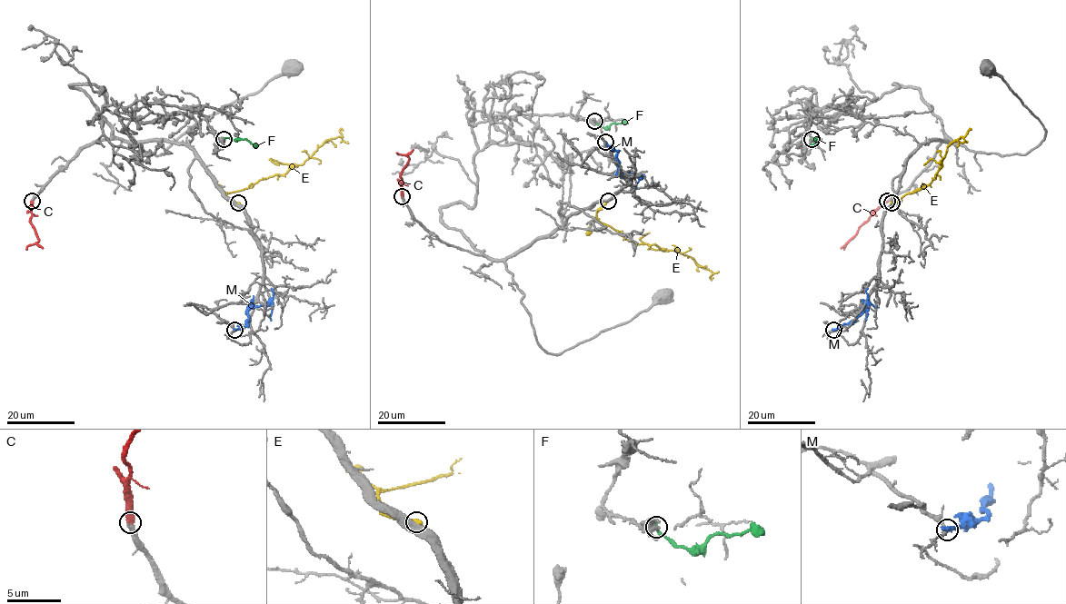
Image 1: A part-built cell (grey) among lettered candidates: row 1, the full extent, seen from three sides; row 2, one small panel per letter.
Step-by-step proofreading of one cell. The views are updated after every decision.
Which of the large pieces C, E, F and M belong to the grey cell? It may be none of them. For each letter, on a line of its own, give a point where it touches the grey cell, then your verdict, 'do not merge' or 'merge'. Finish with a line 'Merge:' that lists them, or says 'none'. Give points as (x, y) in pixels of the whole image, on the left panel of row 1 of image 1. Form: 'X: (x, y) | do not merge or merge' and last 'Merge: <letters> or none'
C: (32, 201) | merge
E: (238, 202) | do not merge
F: (224, 139) | do not merge
M: (234, 330) | do not merge
Merge: C

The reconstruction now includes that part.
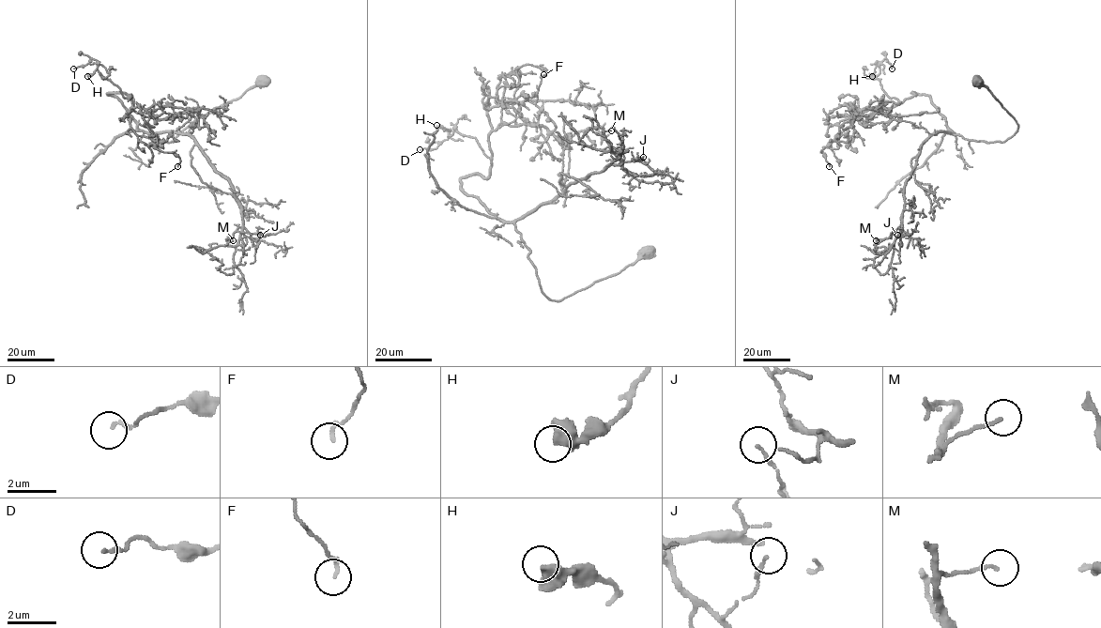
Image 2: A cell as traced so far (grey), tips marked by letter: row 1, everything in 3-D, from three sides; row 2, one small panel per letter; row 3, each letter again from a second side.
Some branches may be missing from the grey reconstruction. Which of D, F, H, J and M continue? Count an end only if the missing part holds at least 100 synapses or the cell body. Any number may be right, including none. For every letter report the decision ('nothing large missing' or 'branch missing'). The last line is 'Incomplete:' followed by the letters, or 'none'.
D: nothing large missing
F: nothing large missing
H: nothing large missing
J: nothing large missing
M: nothing large missing
Incomplete: none

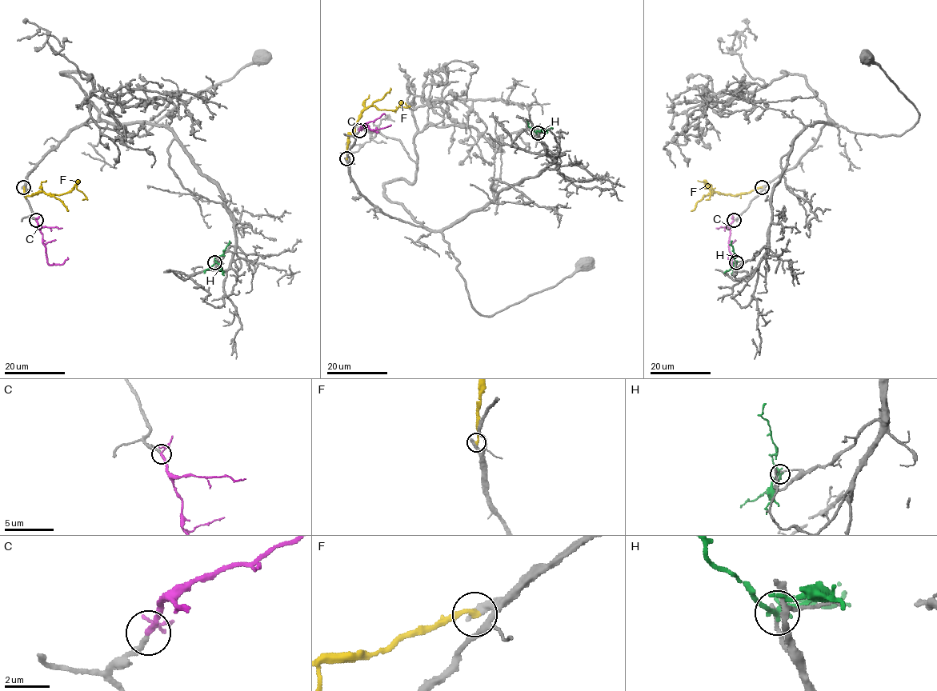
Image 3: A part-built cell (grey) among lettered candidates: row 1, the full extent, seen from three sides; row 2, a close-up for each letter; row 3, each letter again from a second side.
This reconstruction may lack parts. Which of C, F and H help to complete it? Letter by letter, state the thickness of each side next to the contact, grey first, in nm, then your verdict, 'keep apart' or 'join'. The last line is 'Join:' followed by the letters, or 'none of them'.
C: 220 nm thick on the grey side, 160 nm on the other; join
F: 400 nm thick on the grey side, 240 nm on the other; keep apart
H: 240 nm thick on the grey side, 200 nm on the other; keep apart
Join: C

